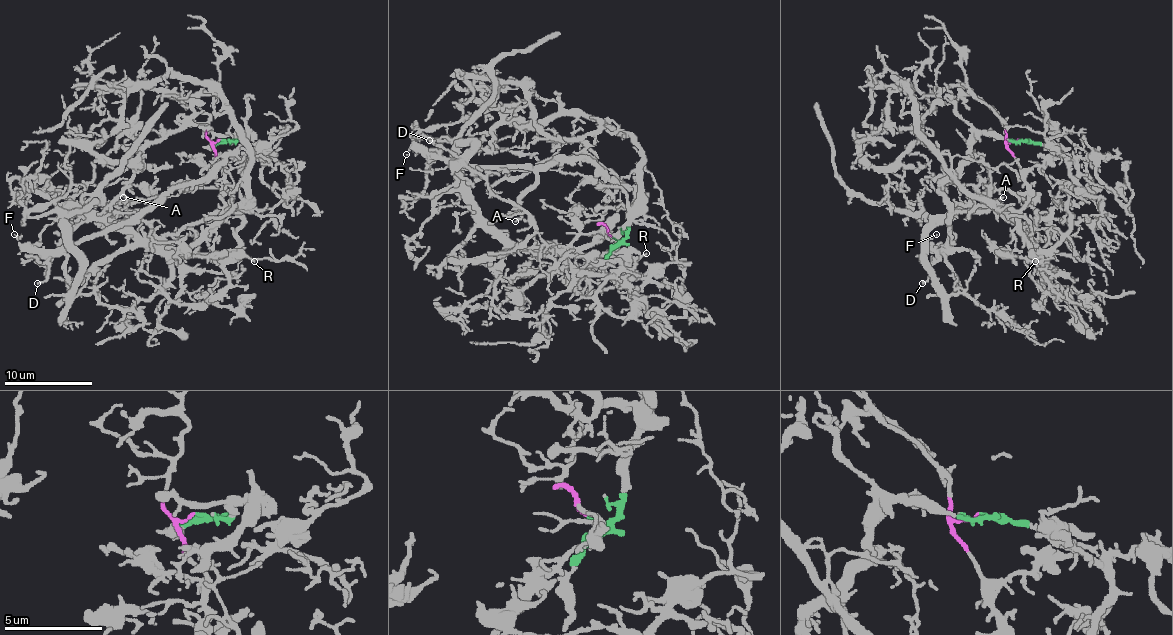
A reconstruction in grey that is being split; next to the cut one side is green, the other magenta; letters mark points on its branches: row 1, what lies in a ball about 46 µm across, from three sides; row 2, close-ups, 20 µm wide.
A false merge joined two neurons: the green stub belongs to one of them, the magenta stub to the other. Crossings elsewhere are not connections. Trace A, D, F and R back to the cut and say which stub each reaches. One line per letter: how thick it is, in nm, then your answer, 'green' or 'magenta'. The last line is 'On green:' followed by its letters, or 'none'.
A: calibre 160 nm; green
D: calibre 190 nm; green
F: calibre 100 nm; green
R: calibre 90 nm; magenta
On green: A, D, F

